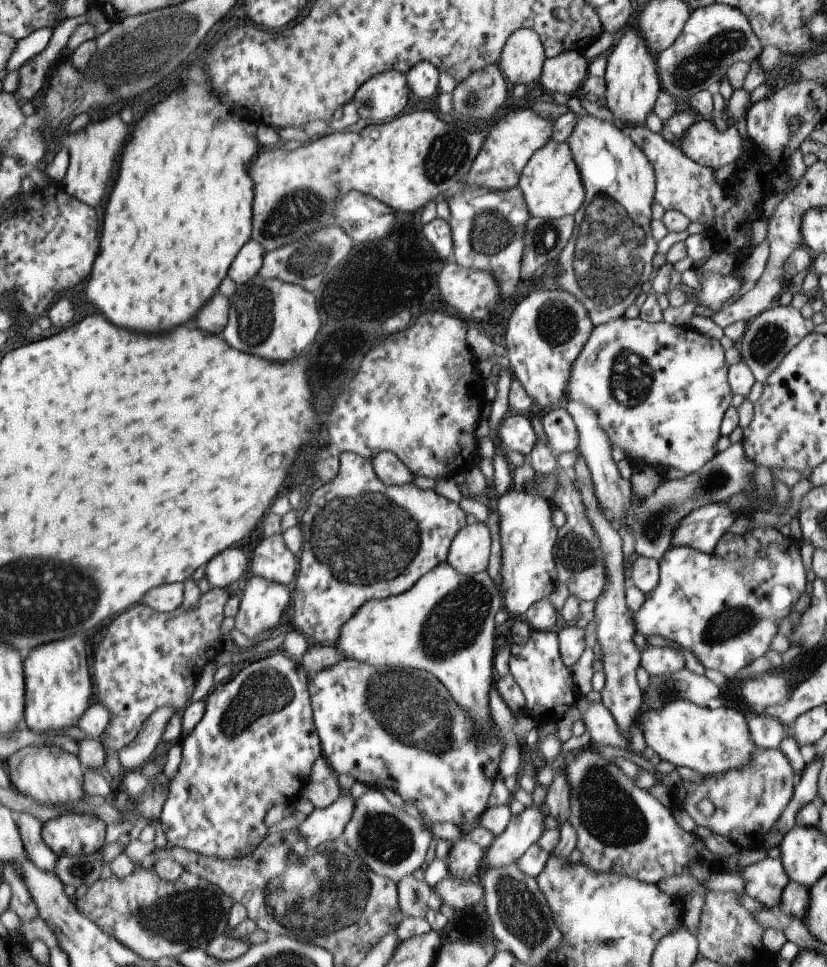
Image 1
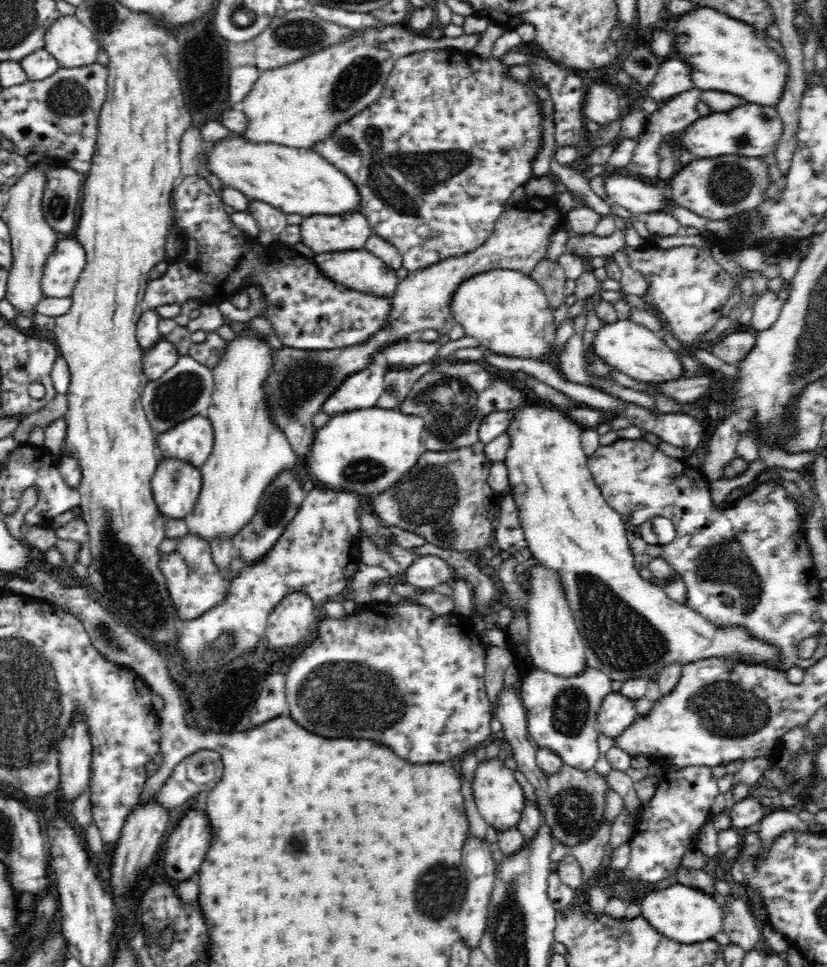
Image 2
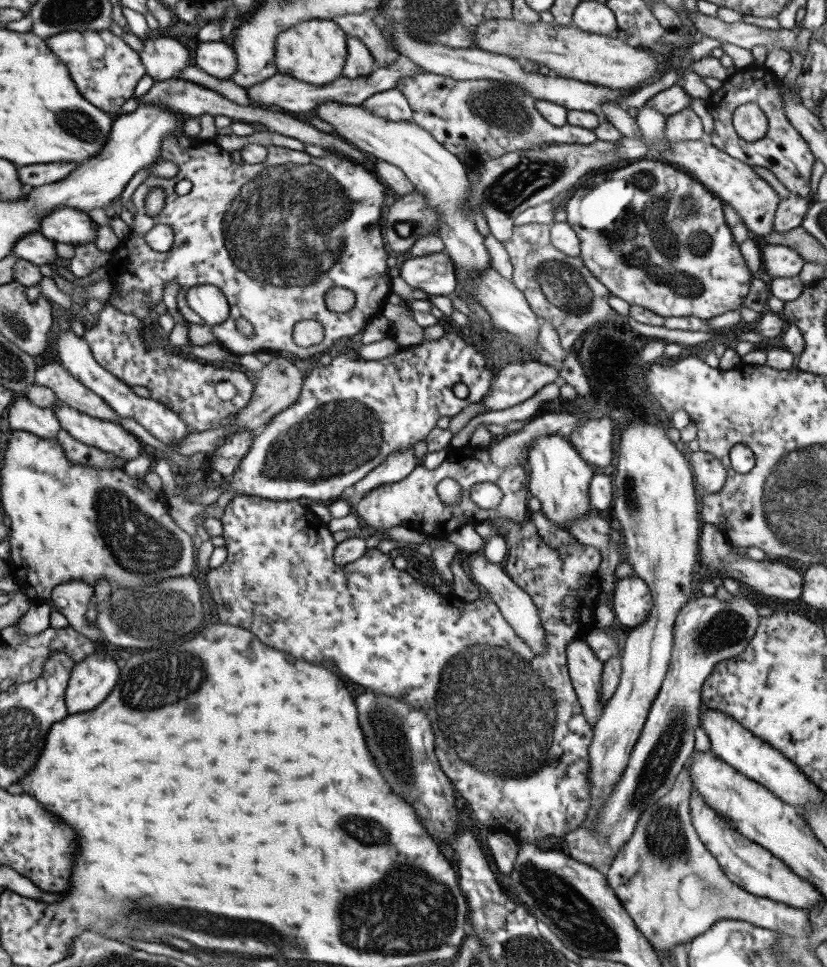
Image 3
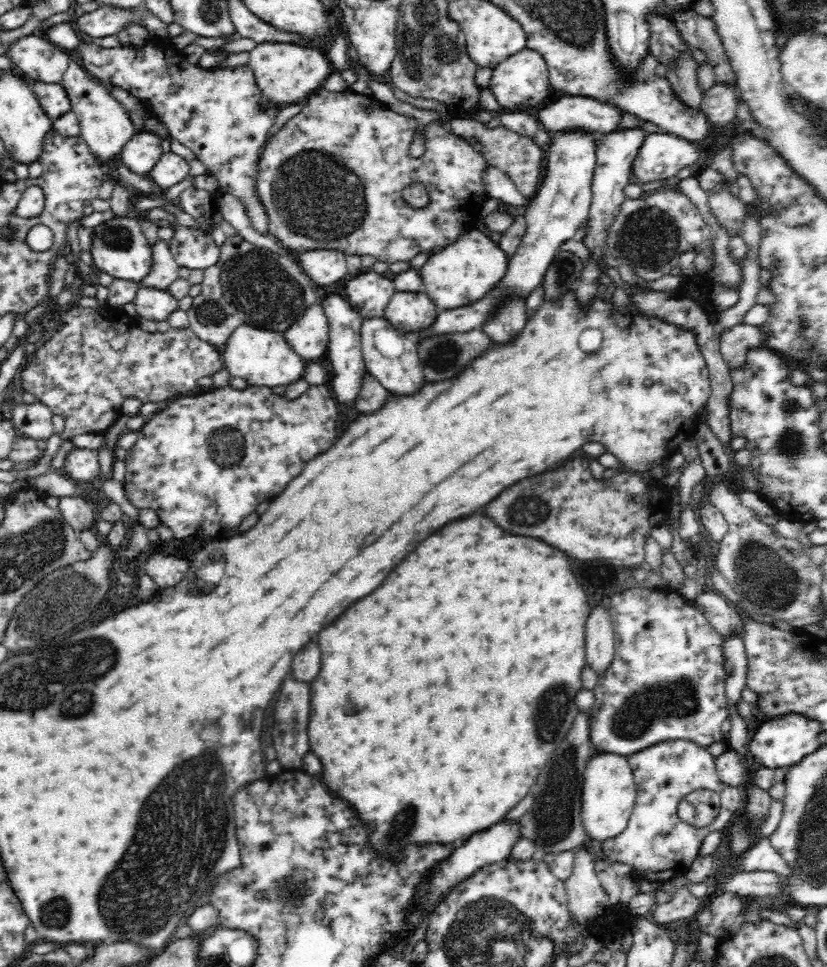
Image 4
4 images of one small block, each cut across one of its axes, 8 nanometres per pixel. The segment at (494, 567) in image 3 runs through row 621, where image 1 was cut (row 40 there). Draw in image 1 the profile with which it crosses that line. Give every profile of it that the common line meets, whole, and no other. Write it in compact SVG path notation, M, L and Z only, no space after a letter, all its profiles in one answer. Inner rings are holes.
M521 28L508 36L498 66L511 87L527 85L541 78L546 51L537 31Z

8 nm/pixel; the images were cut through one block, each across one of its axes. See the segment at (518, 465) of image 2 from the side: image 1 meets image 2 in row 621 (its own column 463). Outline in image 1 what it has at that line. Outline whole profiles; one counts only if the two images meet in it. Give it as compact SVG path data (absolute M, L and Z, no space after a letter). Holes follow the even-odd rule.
M448 562L441 563L439 566L432 568L427 574L424 574L407 592L386 598L382 601L372 600L368 602L362 610L353 618L350 618L349 622L346 622L345 626L342 626L336 648L341 654L344 654L347 659L364 661L370 665L402 666L412 669L423 669L430 672L435 678L438 678L439 682L442 682L442 685L450 692L452 699L469 712L469 715L473 718L473 723L477 731L486 732L494 725L491 718L488 696L490 690L494 687L494 679L496 678L496 673L493 670L494 629L496 628L495 614L501 609L504 609L503 598L501 597L499 589L494 585L494 582L490 579L486 571L469 576L459 574L459 572L454 570Z

